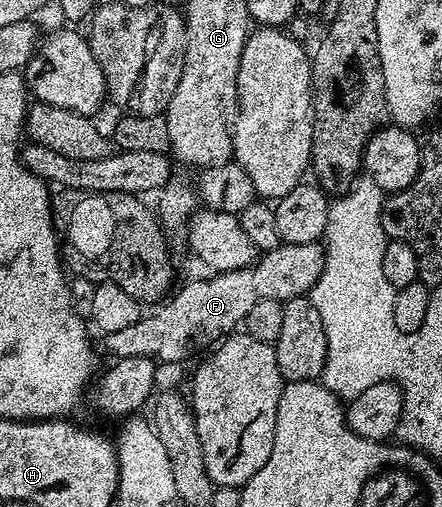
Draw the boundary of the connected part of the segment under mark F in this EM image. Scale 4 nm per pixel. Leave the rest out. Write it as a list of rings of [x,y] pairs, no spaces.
[[[319,242],[310,244],[288,245],[281,243],[272,250],[265,251],[250,266],[242,269],[219,271],[211,275],[208,280],[194,280],[184,285],[178,292],[171,295],[168,301],[153,303],[136,323],[131,327],[120,328],[103,337],[107,350],[115,359],[156,357],[160,362],[178,362],[184,356],[184,346],[190,338],[204,332],[210,336],[222,336],[237,329],[244,321],[249,309],[261,300],[278,300],[285,302],[288,299],[303,297],[309,293],[316,280],[319,279],[326,264],[325,247]]]

